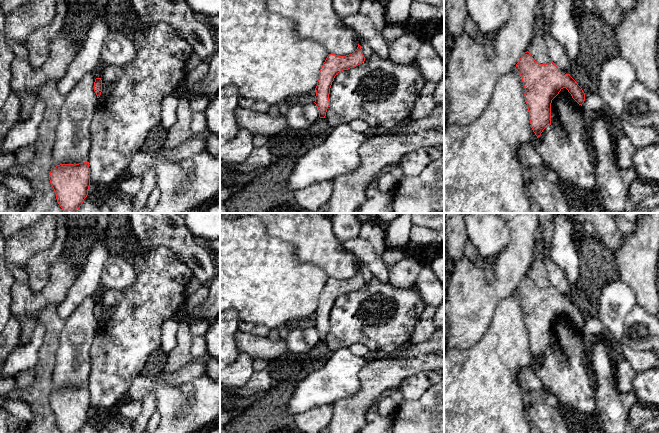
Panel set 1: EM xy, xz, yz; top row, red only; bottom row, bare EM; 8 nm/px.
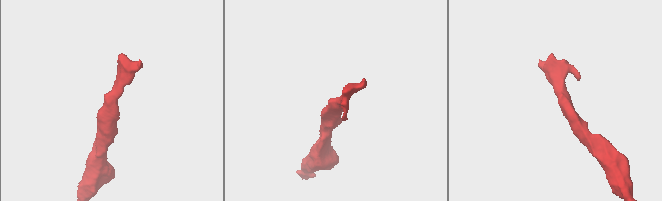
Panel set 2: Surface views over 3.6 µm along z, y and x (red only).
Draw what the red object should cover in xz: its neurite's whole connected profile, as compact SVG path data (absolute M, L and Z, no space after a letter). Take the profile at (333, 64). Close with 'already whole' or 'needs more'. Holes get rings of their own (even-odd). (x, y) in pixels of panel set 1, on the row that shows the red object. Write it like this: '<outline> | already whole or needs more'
M359 44L352 54L346 56L329 54L327 56L320 69L319 79L315 88L316 96L314 103L318 107L320 118L325 118L327 109L330 105L330 88L335 76L343 70L348 70L362 64L364 61L365 57Z | already whole

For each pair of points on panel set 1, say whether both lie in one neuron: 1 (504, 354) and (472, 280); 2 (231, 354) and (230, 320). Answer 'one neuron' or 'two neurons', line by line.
1: two neurons
2: one neuron

